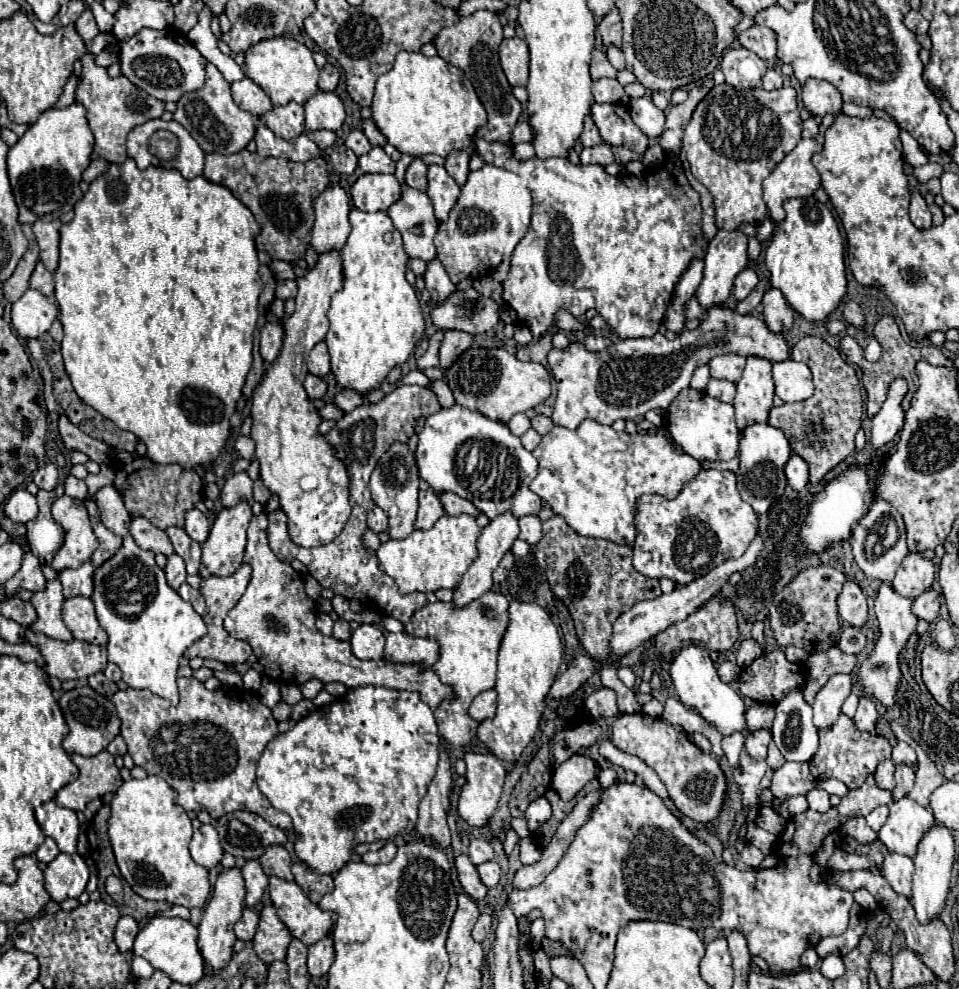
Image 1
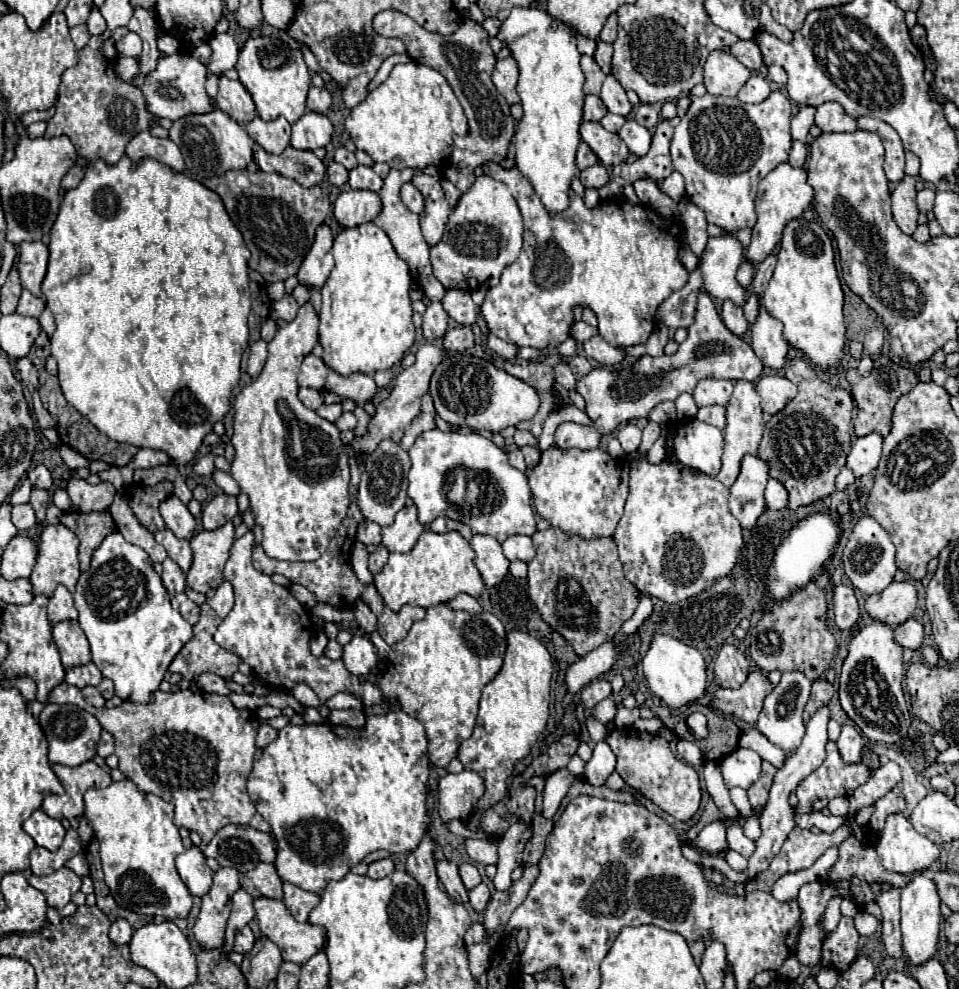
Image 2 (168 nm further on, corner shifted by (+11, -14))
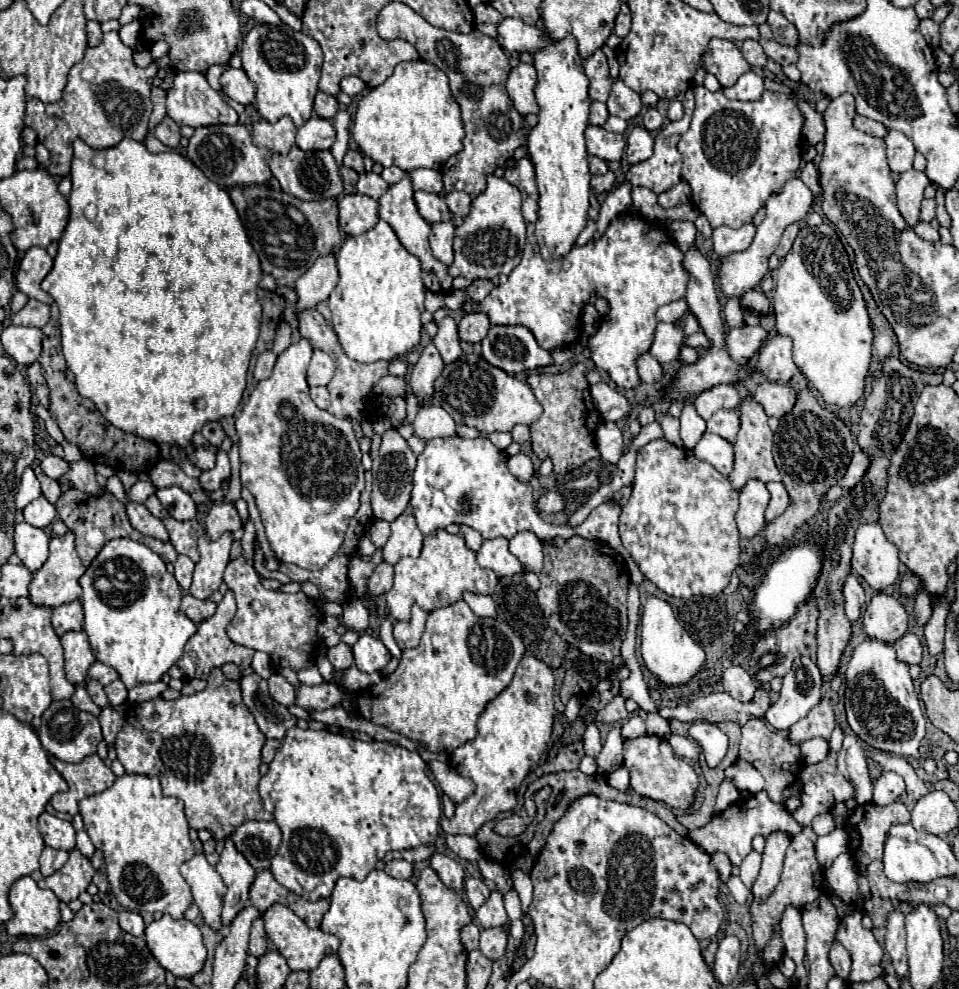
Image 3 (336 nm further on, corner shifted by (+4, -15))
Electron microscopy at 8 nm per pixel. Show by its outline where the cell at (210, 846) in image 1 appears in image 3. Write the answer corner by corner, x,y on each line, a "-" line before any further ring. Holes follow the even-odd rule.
194,855
180,867
180,873
192,889
194,903
198,905
204,923
210,925
214,931
220,931
220,913
222,899
226,895
226,885
222,883
216,869
206,861
204,855

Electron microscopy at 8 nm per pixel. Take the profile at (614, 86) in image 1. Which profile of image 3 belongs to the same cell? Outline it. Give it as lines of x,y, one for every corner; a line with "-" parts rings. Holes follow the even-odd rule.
594,101
592,105
590,105
590,123
592,125
604,125
606,123
606,119
608,119
608,109
606,109
606,105
604,103
598,103
598,101

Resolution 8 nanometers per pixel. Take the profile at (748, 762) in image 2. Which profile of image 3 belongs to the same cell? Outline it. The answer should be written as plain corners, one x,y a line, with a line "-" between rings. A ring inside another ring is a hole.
724,781
722,787
720,787
720,793
718,793
718,799
716,799
716,807
714,807
714,815
720,815
724,813
732,803
736,803
740,799
740,791
730,783
730,781

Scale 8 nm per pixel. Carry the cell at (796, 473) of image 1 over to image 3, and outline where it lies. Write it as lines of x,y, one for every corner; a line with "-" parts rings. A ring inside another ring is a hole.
768,483
766,487
768,487
770,495
772,495
770,505
766,509
766,521
772,521
772,519
776,519
778,515
782,515
786,511
790,499
788,499
788,493
786,493
782,483

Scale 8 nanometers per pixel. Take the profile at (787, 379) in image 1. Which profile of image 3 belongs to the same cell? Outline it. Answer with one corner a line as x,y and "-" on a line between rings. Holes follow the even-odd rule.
764,381
754,391
752,399
764,407
768,417
780,419
788,411
792,411
792,407
796,403
796,391
790,385
786,385
786,383

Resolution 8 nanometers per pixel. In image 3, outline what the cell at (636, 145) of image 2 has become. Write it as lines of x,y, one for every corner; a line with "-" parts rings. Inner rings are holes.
634,127
626,137
626,159
630,165
646,161
652,155
654,139
644,127

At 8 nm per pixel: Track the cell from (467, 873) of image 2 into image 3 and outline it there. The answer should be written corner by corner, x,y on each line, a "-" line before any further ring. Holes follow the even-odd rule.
470,877
470,879
464,881
464,891
466,891
468,903
470,903
470,907
472,907
474,911
476,911
476,907
480,907
480,905
488,899
488,895
490,895
490,889
484,885
484,881
482,881
482,879
474,879
474,877

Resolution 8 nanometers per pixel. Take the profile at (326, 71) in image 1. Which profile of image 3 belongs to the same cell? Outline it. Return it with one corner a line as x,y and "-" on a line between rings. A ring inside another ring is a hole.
318,91
316,99
314,99
314,113
318,117
322,117
322,119
332,119
338,113
338,101
336,101
336,97

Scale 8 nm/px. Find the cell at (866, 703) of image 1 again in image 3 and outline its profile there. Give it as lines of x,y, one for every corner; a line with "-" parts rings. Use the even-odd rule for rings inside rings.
856,735
844,737
844,745
838,751
838,771
854,785
856,803
872,803
872,781
868,777
866,755

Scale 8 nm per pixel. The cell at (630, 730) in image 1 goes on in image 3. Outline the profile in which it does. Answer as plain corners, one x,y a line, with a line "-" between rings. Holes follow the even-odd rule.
638,737
624,743
624,765
630,771
630,785
632,789
654,801
662,801
674,809
686,809
694,801
694,791
698,789
698,775
696,771
680,757
674,755
670,743
660,737

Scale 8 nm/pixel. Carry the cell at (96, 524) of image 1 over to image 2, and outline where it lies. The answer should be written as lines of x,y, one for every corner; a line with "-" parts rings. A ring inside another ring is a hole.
67,512
61,516
61,522
77,534
81,540
79,544
79,562
81,562
81,572
89,570
93,552
101,544
101,540
115,530
115,522
109,512
91,512
91,514
81,514
81,512

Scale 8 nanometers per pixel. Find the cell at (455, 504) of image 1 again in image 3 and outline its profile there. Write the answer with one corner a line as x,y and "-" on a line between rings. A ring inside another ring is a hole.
450,525
446,531
450,531
450,533
460,533
460,535
466,539
466,547
472,549
472,551
478,551
480,545
482,545
482,541
484,541
478,531
470,529
470,527
466,527
466,525

